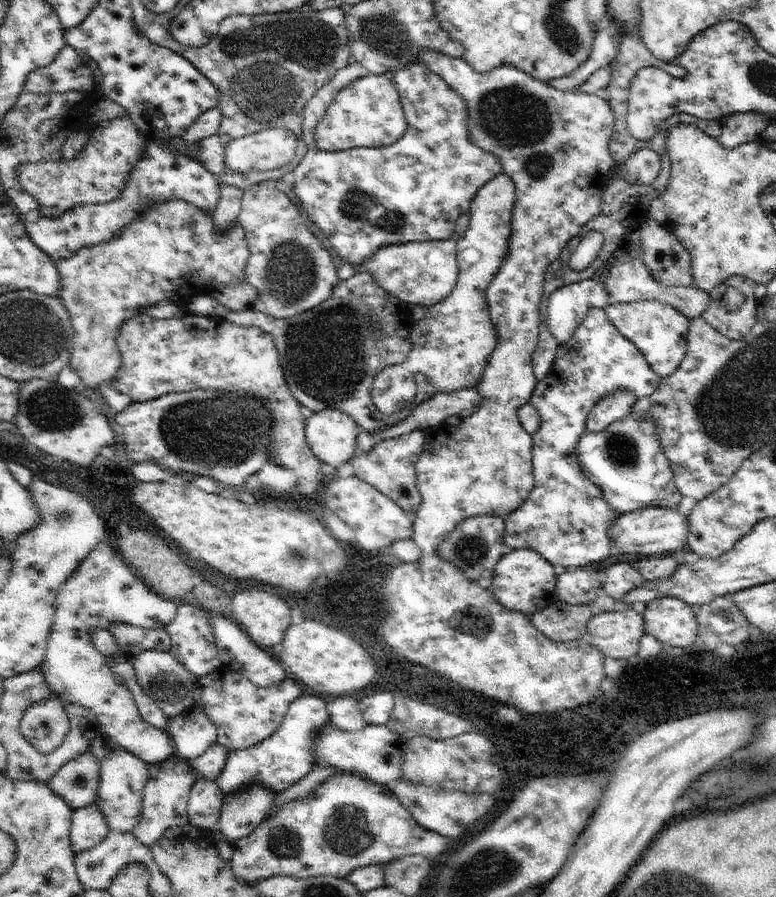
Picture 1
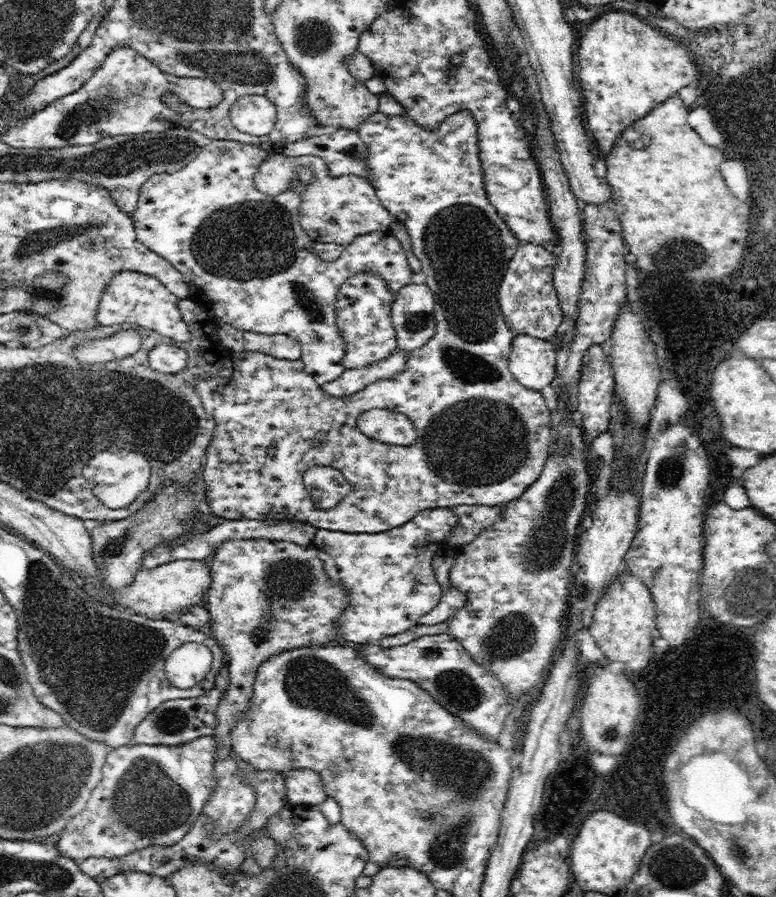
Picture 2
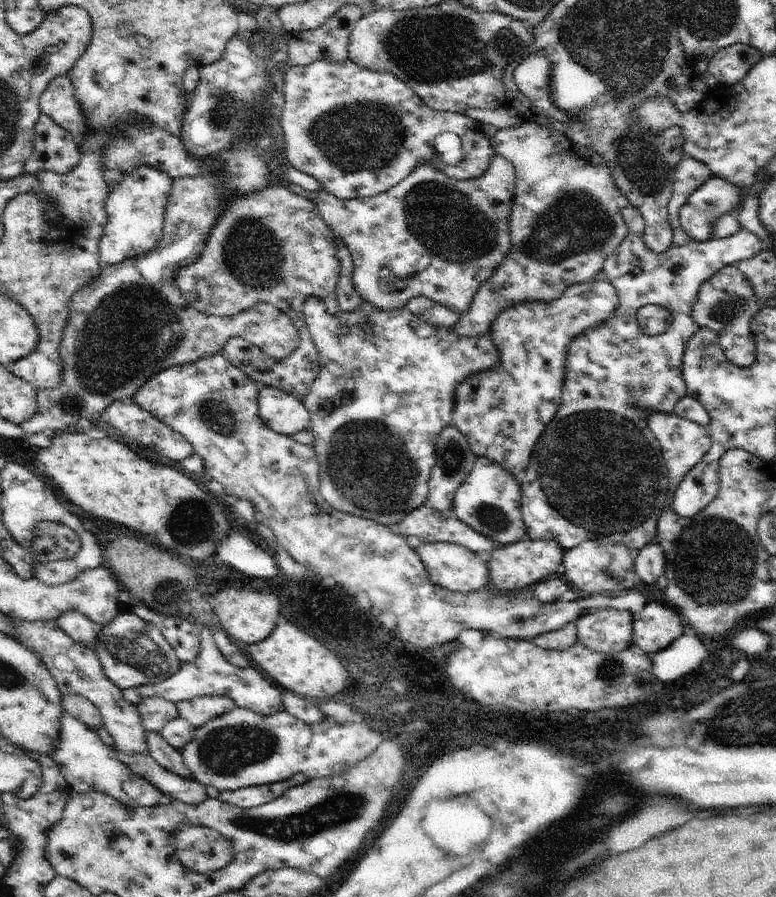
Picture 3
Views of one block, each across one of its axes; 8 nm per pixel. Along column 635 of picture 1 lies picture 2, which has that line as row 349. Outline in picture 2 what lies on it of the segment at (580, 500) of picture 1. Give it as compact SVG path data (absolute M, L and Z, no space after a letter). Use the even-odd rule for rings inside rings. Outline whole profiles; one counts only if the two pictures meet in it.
M366 272L356 274L348 280L348 284L342 284L336 302L336 322L346 342L346 356L342 360L346 370L360 370L370 364L388 364L390 360L394 360L392 354L398 348L398 338L392 326L392 302L394 296L384 284L382 276Z

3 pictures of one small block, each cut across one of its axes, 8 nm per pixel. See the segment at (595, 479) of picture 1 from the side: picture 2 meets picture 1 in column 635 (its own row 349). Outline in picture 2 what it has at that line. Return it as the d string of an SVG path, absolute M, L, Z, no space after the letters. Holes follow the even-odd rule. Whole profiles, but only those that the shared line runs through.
M456 112L452 116L448 116L438 128L424 128L418 126L408 114L400 114L400 116L382 116L372 114L366 118L366 122L360 124L358 128L358 136L360 140L366 144L368 154L364 160L366 172L368 172L368 180L372 182L372 186L376 188L376 194L380 198L380 202L384 204L384 208L392 214L394 220L402 222L408 228L408 234L412 238L412 250L416 254L416 258L422 262L422 272L426 272L426 284L432 288L434 298L436 298L436 334L432 340L428 340L422 348L418 348L416 352L410 354L410 358L404 360L402 368L392 372L390 376L380 376L374 384L368 384L362 392L356 392L354 396L346 396L346 398L334 398L328 396L326 392L322 392L322 386L314 382L314 378L310 376L310 372L306 372L306 364L300 360L300 356L276 356L264 350L244 350L244 352L234 352L230 362L232 362L232 376L230 382L226 384L226 388L218 386L218 378L210 378L210 380L196 380L192 386L192 392L196 392L206 408L206 412L216 420L216 434L214 440L210 444L210 448L206 450L206 466L202 468L202 480L206 484L206 506L210 508L210 512L214 516L226 518L226 520L290 520L290 522L300 522L300 524L310 524L314 530L334 530L334 532L348 532L348 534L378 534L378 532L388 532L394 530L410 520L414 520L414 516L418 516L418 512L426 512L426 510L434 510L434 508L450 508L450 506L506 506L512 500L518 500L518 496L522 496L526 492L526 488L530 488L542 474L546 460L552 456L552 442L554 442L554 430L552 430L552 412L548 410L542 392L534 390L534 388L524 388L514 374L510 372L510 352L512 352L512 342L516 338L516 334L508 328L500 302L498 302L498 290L500 284L506 276L508 264L514 258L514 254L518 252L520 244L518 238L514 238L512 230L508 228L508 224L502 220L502 216L498 214L498 210L490 204L488 196L486 196L486 188L484 188L484 168L480 162L480 150L478 150L478 126L476 120L472 116L472 112ZM374 408L382 408L382 410L390 410L390 412L400 412L406 414L412 422L414 428L418 432L418 438L414 444L410 446L394 446L394 444L386 444L374 438L368 438L366 434L362 434L362 430L358 430L358 418ZM314 440L320 440L322 446L314 448ZM312 466L332 466L338 472L344 474L344 478L352 484L352 492L332 510L316 510L308 490L304 488L304 474L312 468Z

